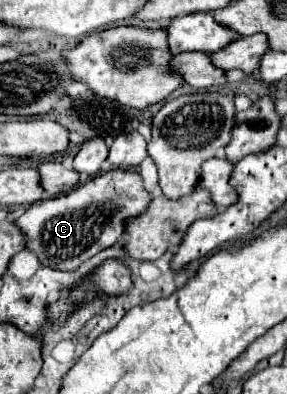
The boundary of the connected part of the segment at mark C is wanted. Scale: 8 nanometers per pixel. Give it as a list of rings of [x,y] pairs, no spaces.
[[[113,168],[67,194],[31,204],[17,220],[17,226],[27,236],[27,248],[39,256],[41,264],[73,270],[97,252],[113,246],[121,238],[127,220],[143,214],[149,202],[151,192],[145,188],[139,172]]]

